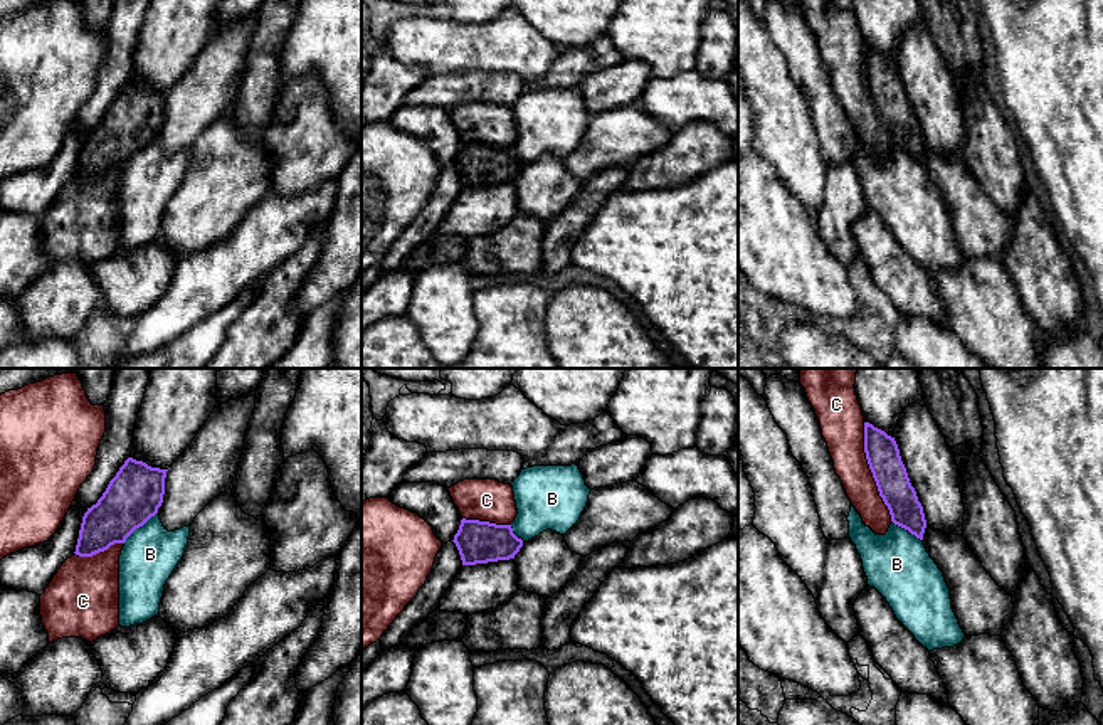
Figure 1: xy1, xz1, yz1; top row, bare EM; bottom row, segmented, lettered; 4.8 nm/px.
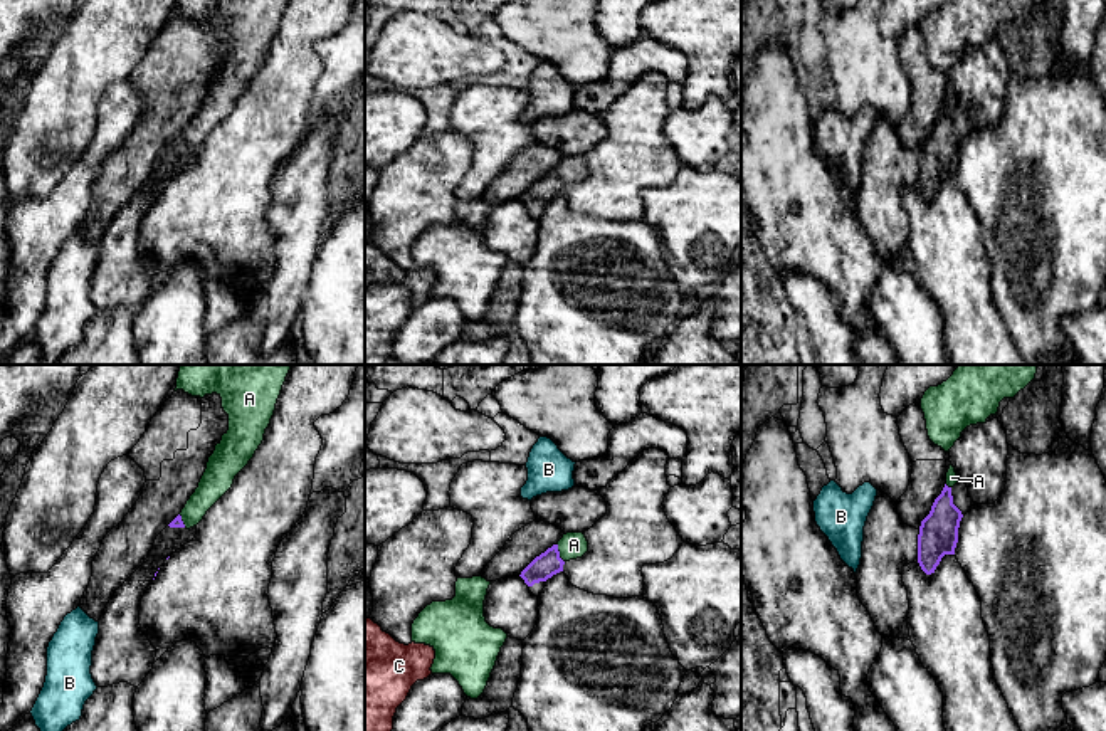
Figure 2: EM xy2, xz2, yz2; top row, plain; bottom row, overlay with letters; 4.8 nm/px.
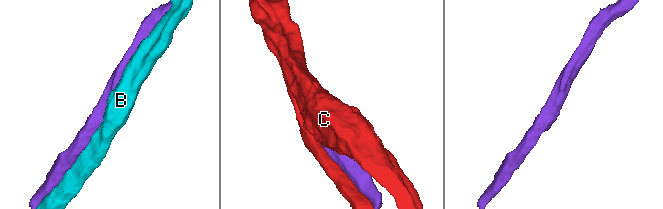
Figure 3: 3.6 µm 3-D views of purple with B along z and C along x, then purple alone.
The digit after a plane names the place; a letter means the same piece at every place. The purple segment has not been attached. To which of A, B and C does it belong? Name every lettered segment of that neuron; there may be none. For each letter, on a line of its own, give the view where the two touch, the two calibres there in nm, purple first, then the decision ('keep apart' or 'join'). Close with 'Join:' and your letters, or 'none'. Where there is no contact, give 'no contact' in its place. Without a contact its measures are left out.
A: xz2 | 120/130 nm | join
B: xy1 | 260/260 nm | keep apart
C: yz1 | 160/200 nm | keep apart
Join: A

